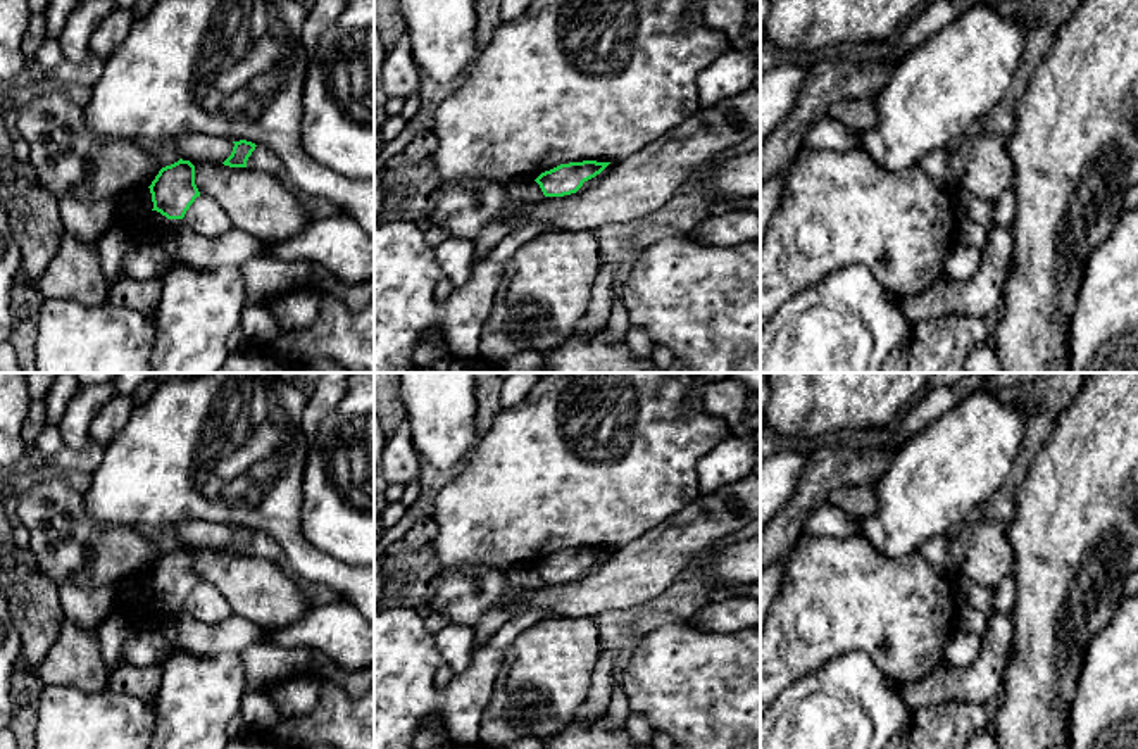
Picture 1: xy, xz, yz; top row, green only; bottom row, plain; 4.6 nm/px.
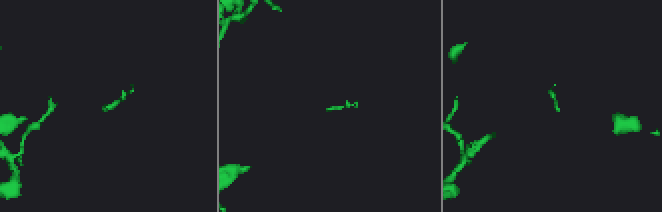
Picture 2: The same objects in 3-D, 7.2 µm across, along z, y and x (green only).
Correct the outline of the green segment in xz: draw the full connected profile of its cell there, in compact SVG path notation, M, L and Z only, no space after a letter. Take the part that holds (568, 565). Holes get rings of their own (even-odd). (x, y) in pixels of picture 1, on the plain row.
M597 547L569 549L541 559L536 566L512 566L507 570L509 585L517 592L529 592L543 583L576 580L585 568L600 561L609 551Z

